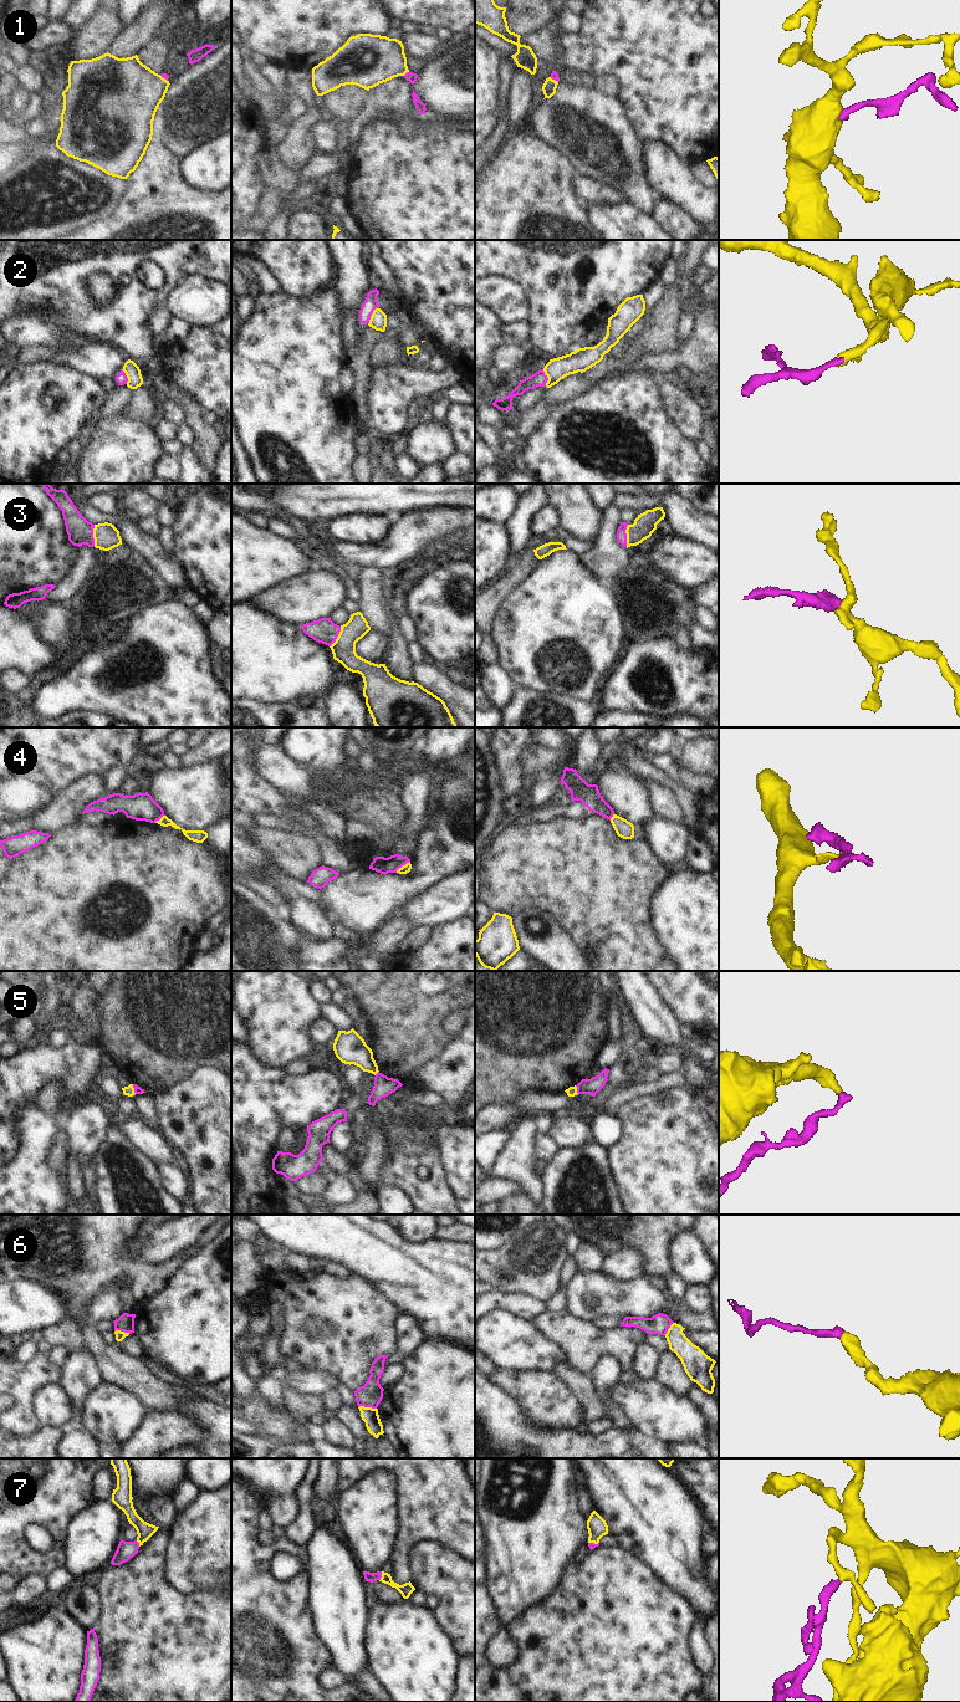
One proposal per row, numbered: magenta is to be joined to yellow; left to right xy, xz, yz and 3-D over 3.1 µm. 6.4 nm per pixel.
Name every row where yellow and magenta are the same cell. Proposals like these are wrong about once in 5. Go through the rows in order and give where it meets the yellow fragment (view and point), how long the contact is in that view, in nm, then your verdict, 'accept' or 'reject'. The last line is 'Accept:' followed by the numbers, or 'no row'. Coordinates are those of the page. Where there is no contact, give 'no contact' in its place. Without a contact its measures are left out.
1: meets yellow in xz at (406, 72); contact 50 nm long; accept
2: meets yellow in xz at (372, 315); contact 130 nm long; reject
3: meets yellow in yz at (627, 536); contact 140 nm long; accept
4: meets yellow in xz at (403, 865); contact 120 nm long; reject
5: meets yellow in yz at (576, 1089); contact 60 nm long; reject
6: meets yellow in xz at (367, 1407); contact 120 nm long; reject
7: meets yellow in xz at (382, 1577); contact 70 nm long; accept
Accept: 1, 3, 7

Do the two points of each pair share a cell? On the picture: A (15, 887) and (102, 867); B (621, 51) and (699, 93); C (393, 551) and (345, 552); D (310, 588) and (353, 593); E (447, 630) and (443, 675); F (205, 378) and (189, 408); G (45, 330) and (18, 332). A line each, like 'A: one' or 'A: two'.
A: one
B: one
C: one
D: two
E: two
F: two
G: one

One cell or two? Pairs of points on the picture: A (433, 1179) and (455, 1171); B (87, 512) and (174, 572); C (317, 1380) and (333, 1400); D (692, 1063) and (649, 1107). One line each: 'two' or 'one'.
A: two
B: one
C: two
D: two

